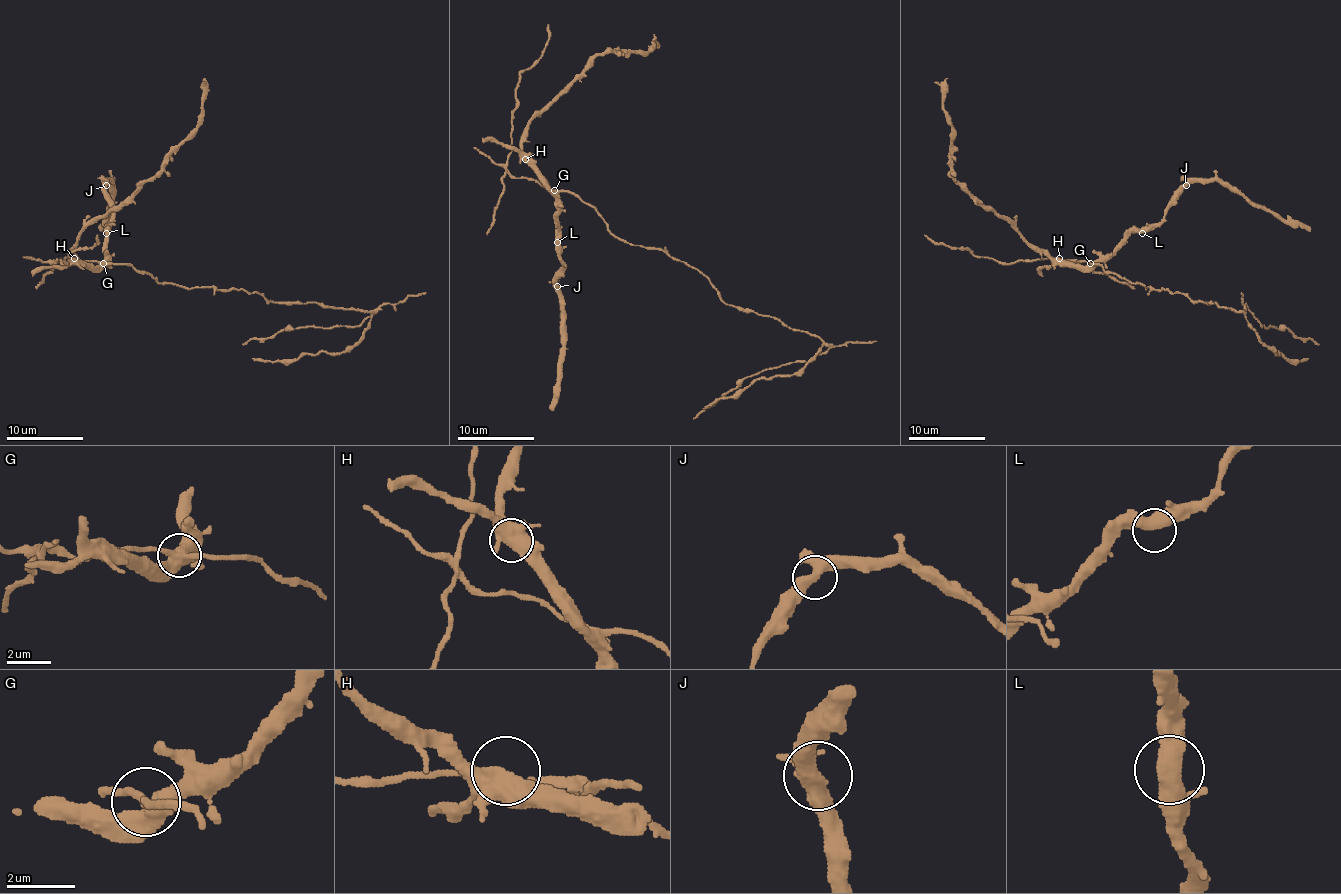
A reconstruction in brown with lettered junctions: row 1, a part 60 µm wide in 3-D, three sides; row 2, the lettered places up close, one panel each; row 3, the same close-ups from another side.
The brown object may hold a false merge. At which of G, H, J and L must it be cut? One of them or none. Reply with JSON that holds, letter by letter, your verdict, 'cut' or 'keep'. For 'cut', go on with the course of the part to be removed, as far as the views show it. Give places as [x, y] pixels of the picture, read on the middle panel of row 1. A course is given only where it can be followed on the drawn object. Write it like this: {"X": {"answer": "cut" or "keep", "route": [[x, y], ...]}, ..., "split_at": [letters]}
{"G": {"answer": "cut", "route": [[554, 190], [577, 194], [615, 236], [698, 269], [728, 305], [774, 316], [828, 347], [747, 376], [694, 418]]}, "H": {"answer": "keep"}, "J": {"answer": "keep"}, "L": {"answer": "keep"}, "split_at": ["G"]}

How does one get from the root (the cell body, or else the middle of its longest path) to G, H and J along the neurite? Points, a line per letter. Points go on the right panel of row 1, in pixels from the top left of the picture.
G: (1140, 283), (1121, 279), (1115, 273), (1107, 273), (1098, 264), (1090, 264)
H: (1140, 283), (1107, 273), (1098, 264), (1067, 266), (1059, 258)
J: (1140, 283), (1121, 279), (1092, 264), (1103, 262), (1132, 233), (1149, 231), (1186, 185)

